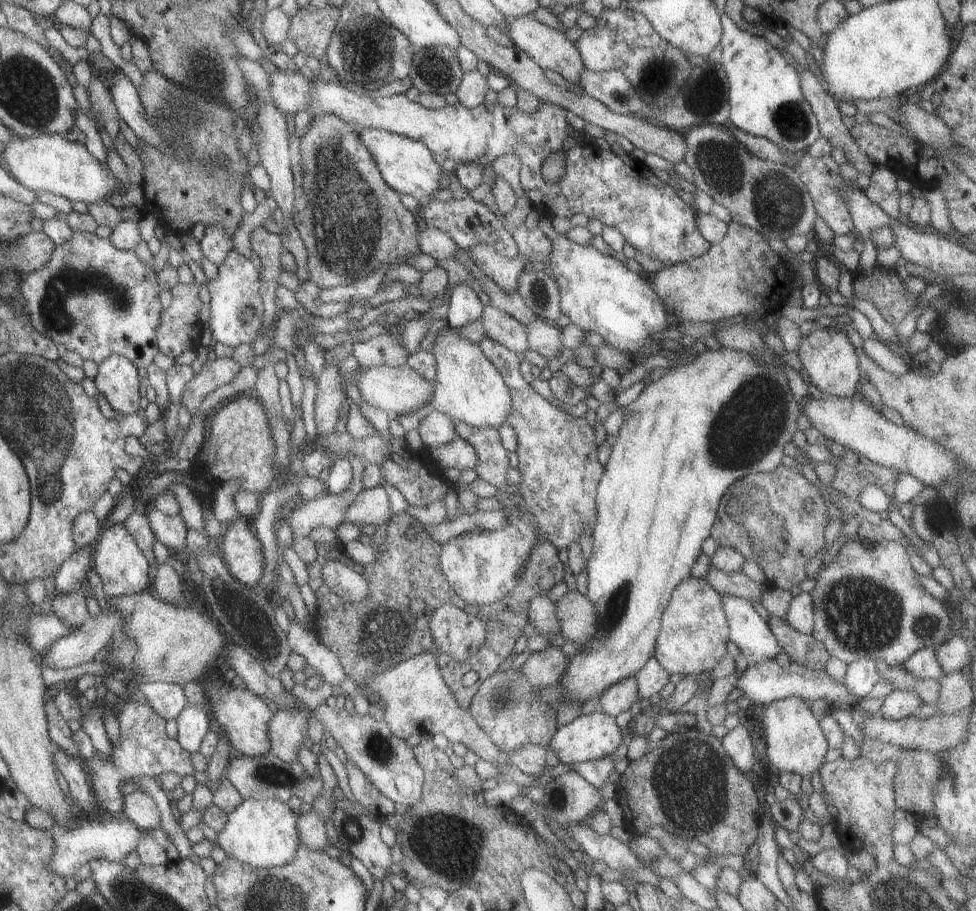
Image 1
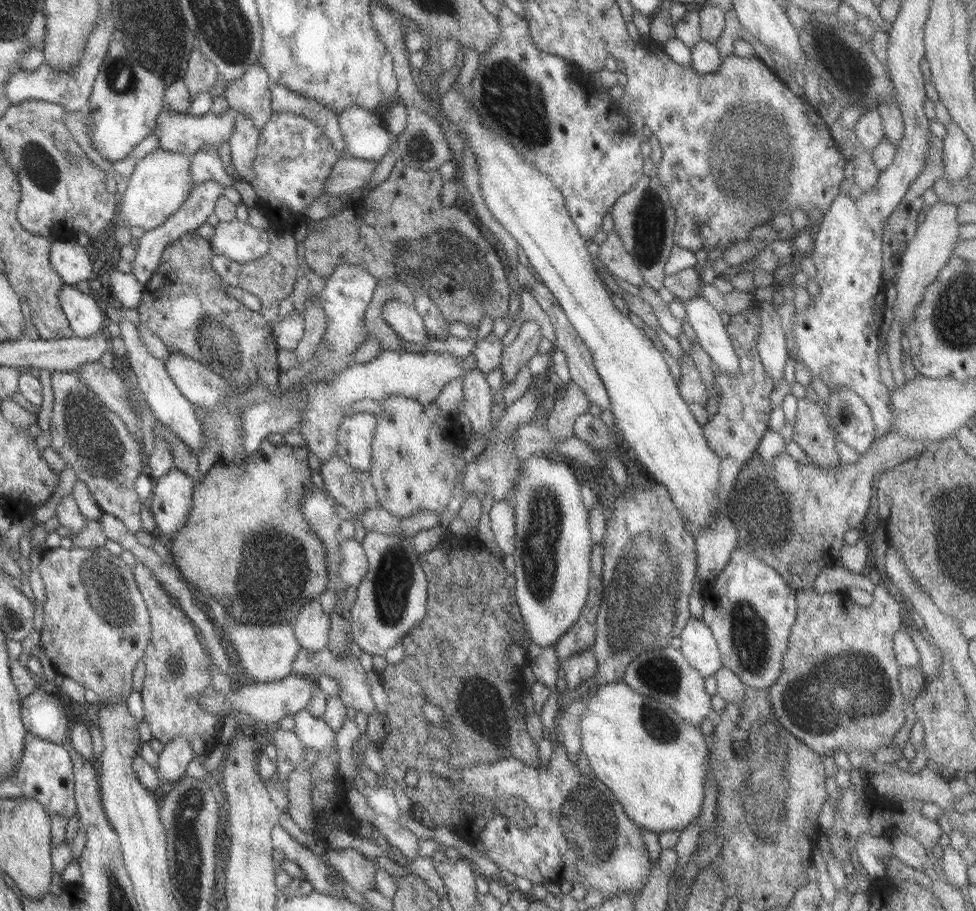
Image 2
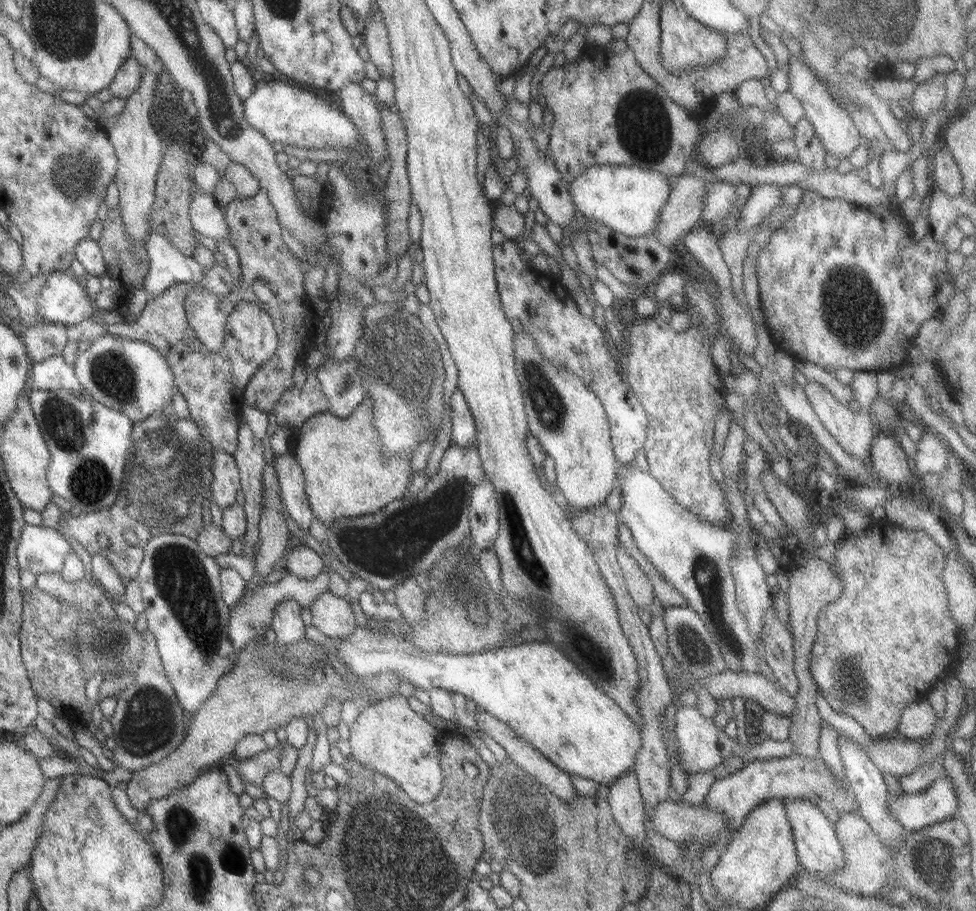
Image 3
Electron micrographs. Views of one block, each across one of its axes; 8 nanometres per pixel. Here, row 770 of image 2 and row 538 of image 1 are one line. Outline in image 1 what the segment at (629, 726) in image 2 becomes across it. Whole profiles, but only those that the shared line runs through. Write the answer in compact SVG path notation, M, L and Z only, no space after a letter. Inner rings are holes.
M725 347L715 350L705 350L696 353L690 358L671 364L656 380L646 380L646 385L639 396L624 406L622 410L623 422L615 435L615 442L611 447L611 454L604 465L603 474L596 484L595 491L595 518L591 525L591 554L585 561L584 568L587 574L587 592L585 596L596 608L596 633L593 638L581 645L581 651L568 658L568 667L558 682L565 692L567 702L584 703L585 700L597 696L611 684L627 677L633 677L635 671L641 668L645 661L653 654L654 643L660 629L660 618L663 609L668 603L673 589L683 579L690 576L690 568L699 556L703 540L710 536L710 528L717 516L717 507L725 490L739 478L751 473L770 473L783 458L783 446L795 432L795 424L783 424L786 405L782 393L775 381L766 371L766 367L759 361L754 361L751 355L733 351Z

